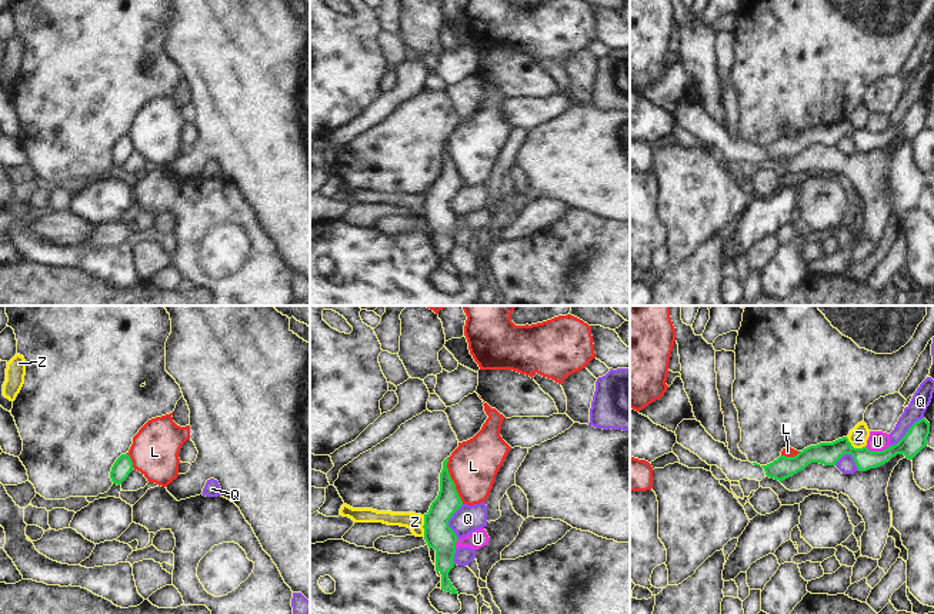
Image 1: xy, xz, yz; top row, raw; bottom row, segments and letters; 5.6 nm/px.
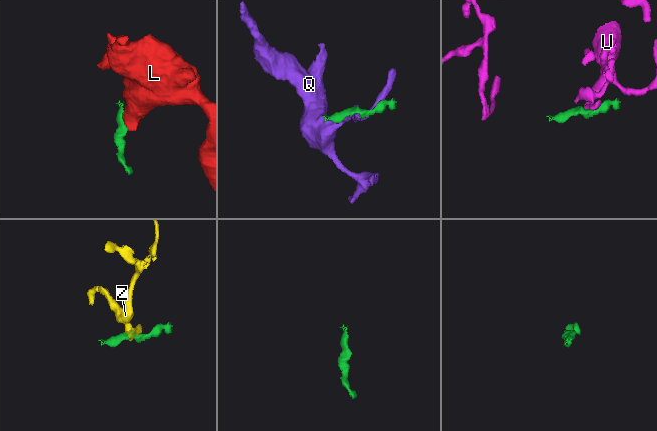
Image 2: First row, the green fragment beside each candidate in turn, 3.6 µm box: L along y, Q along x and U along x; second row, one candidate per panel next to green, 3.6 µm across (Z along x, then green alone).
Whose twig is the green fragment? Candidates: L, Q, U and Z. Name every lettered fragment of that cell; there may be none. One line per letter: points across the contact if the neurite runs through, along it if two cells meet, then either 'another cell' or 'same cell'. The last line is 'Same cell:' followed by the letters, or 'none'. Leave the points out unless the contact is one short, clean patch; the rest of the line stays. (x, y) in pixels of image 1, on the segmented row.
L: border xz (447, 457), (449, 476), (463, 503); another cell
Q: another cell
U: border yz (890, 446), (881, 450), (869, 450), (866, 447); another cell
Z: border yz (846, 437), (854, 447), (864, 447); another cell
Same cell: none

